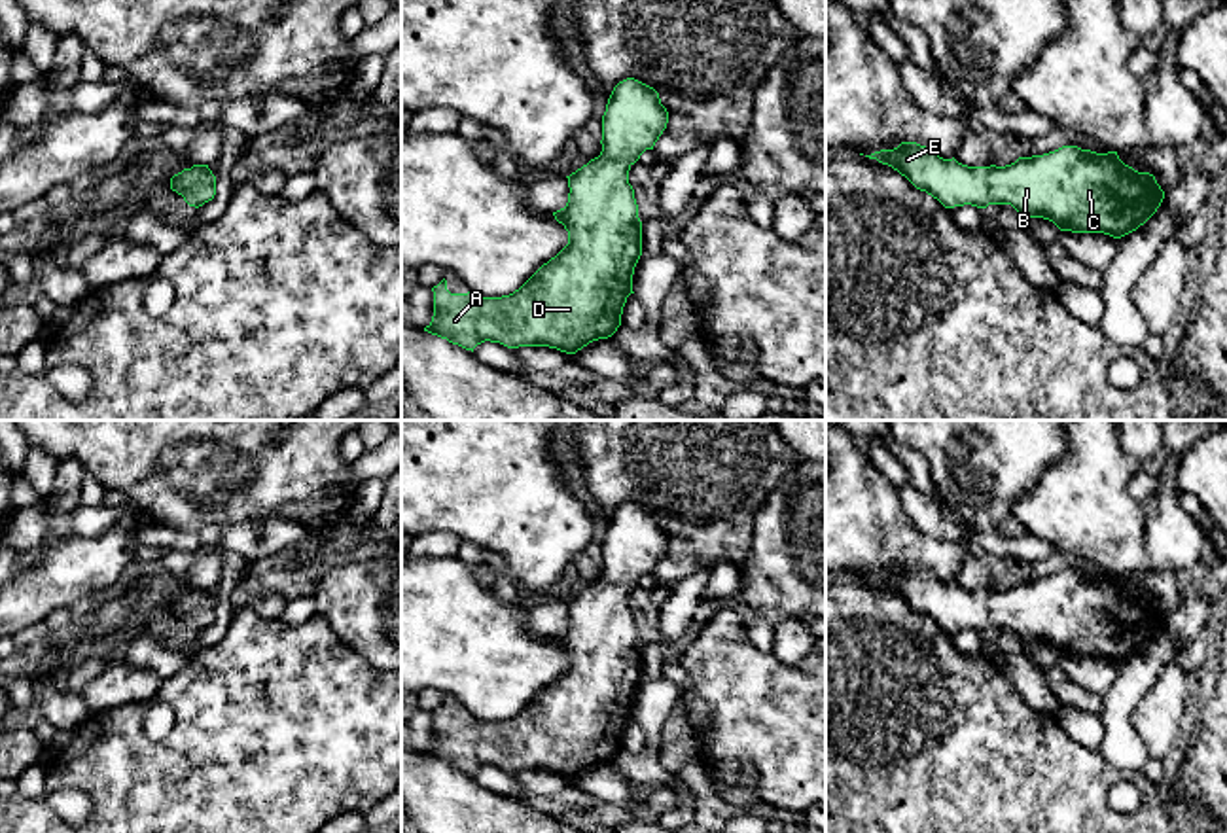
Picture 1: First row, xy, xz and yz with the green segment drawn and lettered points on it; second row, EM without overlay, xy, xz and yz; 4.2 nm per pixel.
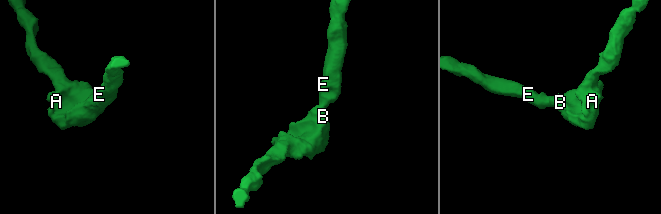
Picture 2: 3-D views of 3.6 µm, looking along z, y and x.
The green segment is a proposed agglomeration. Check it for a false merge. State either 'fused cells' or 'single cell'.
single cell

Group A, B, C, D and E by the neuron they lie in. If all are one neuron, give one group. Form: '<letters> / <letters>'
A B C D E

